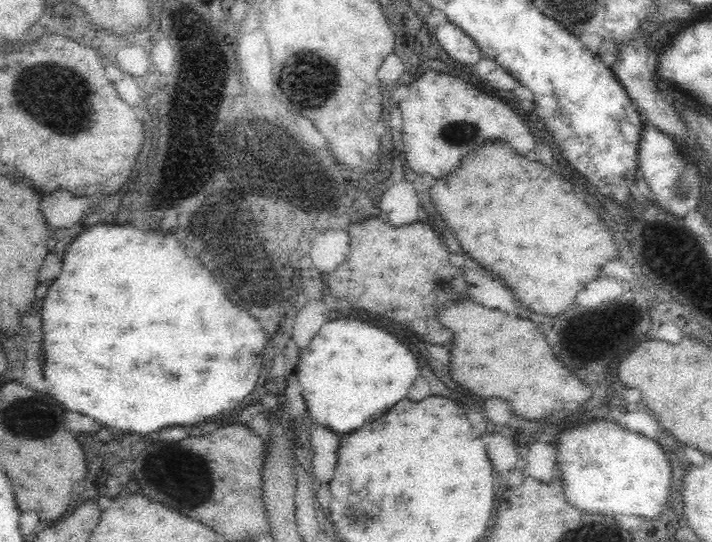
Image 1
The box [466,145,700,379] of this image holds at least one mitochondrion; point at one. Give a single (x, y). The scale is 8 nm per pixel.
(678, 191)

